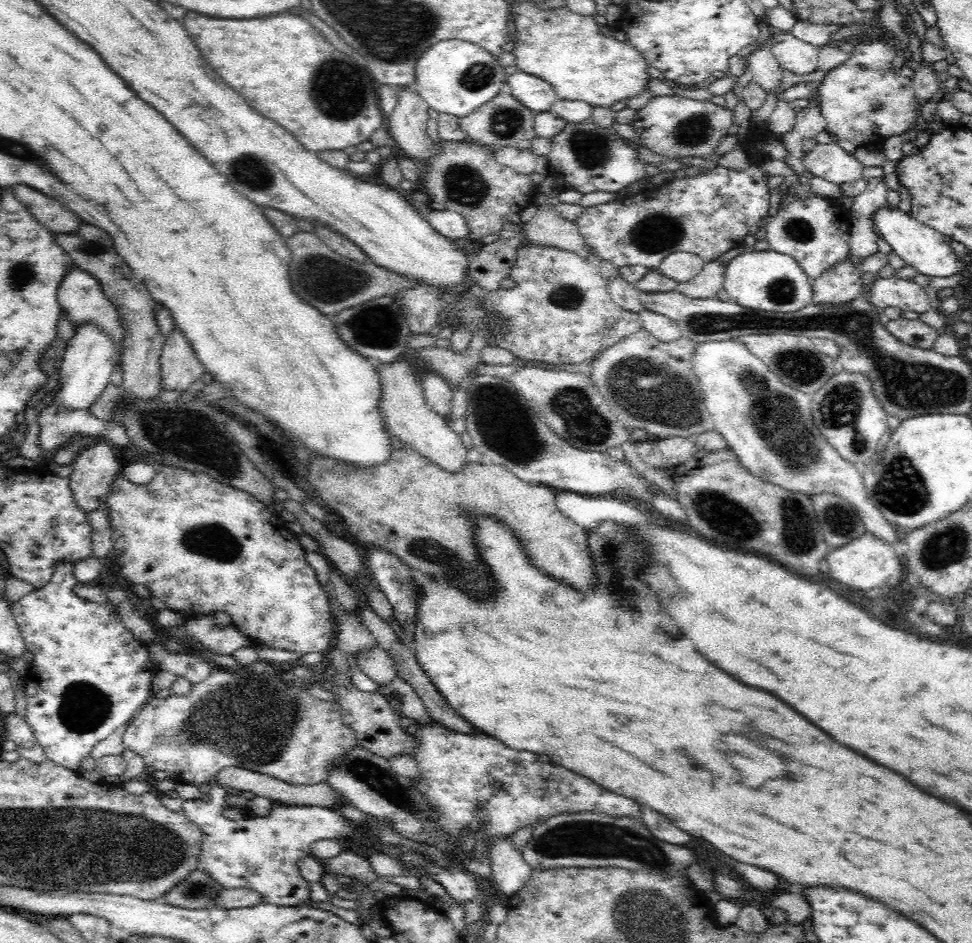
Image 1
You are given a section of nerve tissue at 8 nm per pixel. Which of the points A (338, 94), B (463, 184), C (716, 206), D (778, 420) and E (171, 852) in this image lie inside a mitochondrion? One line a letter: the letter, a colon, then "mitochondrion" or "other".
A: mitochondrion
B: mitochondrion
C: other
D: mitochondrion
E: mitochondrion

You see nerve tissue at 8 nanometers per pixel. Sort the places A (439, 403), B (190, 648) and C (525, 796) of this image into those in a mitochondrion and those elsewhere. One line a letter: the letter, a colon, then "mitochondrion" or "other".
A: other
B: other
C: other

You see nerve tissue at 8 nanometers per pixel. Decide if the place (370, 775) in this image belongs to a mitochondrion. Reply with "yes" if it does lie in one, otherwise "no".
yes

